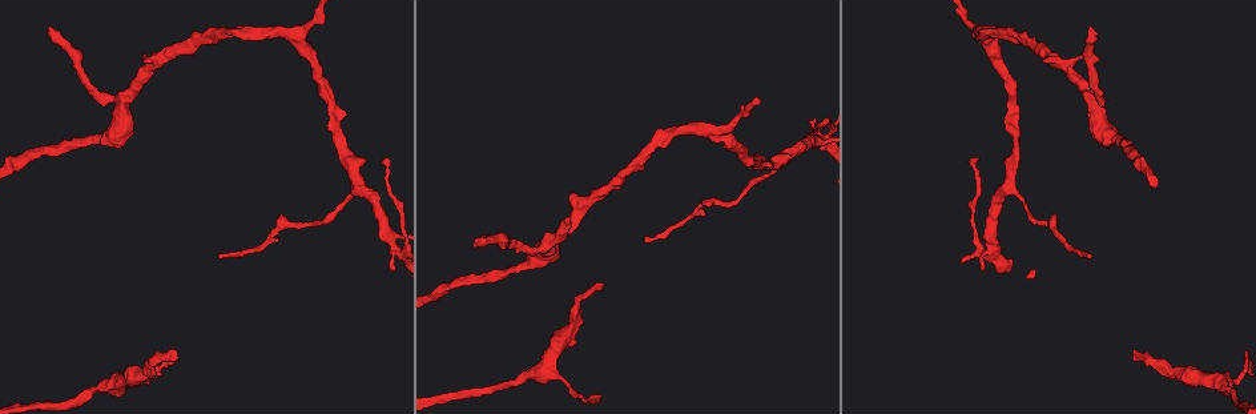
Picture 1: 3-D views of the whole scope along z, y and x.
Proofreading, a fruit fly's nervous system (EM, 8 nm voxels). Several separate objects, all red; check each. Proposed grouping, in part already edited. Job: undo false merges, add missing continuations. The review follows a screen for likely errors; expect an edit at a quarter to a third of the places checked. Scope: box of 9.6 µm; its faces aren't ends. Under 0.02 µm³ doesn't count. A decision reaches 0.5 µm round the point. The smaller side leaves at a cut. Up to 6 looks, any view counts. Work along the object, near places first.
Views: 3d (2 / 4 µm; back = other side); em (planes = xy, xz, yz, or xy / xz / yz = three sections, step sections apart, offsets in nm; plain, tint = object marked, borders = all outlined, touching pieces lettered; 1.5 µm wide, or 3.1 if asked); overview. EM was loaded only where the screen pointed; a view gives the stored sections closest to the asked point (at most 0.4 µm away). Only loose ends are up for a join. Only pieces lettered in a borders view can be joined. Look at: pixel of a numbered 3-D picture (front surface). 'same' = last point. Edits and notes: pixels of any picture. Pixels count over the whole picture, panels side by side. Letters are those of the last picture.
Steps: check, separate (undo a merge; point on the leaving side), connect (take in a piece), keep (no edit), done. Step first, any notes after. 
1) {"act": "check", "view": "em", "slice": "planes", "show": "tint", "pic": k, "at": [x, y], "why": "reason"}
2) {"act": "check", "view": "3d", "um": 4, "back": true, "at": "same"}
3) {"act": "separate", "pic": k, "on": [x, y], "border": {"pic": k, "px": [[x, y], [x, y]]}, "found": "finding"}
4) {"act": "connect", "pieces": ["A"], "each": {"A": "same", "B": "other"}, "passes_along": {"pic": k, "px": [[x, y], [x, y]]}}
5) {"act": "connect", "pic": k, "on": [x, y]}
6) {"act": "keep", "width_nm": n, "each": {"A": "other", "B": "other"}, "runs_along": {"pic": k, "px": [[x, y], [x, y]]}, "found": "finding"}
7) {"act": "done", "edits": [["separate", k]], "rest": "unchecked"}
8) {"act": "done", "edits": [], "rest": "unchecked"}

{"act": "check", "view": "em", "slice": "xz", "step": 4, "show": "borders", "pic": 1, "at": [1091, 28], "why": "branch stops here"}

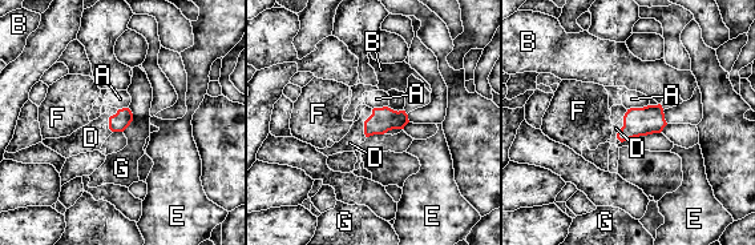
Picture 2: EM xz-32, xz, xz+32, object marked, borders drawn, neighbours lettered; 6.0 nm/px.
{"act": "connect", "pieces": ["D"], "each": {"A": "other", "B": "other", "D": "same", "E": "other", "F": "other", "G": "other"}, "found": "the cell continues"}

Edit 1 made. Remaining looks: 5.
{"act": "check", "view": "3d", "um": 4, "pic": 1, "at": [602, 283], "why": "free end"}

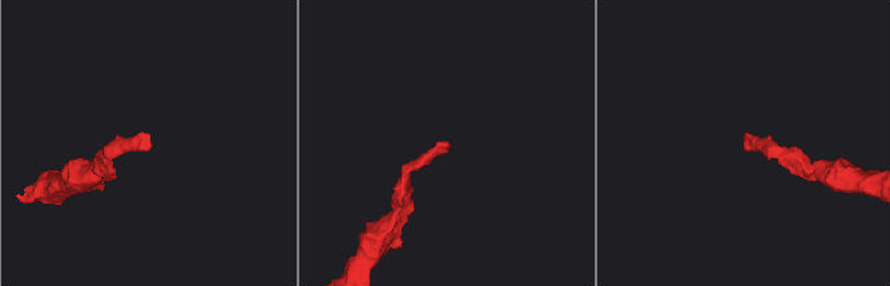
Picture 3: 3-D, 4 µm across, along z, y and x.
{"act": "check", "view": "em", "slice": "yz", "step": 4, "show": "borders", "pic": 3, "at": [744, 134]}

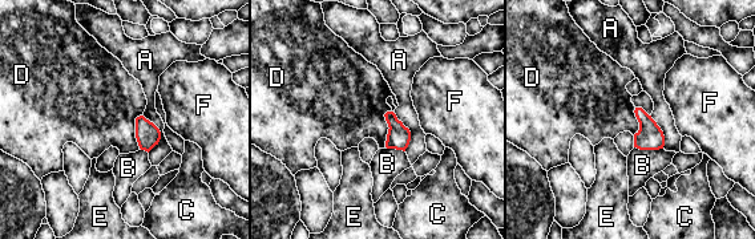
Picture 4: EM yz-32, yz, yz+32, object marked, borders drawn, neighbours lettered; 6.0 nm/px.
{"act": "check", "view": "em", "slice": "planes", "show": "borders", "at": "same", "why": "another direction"}

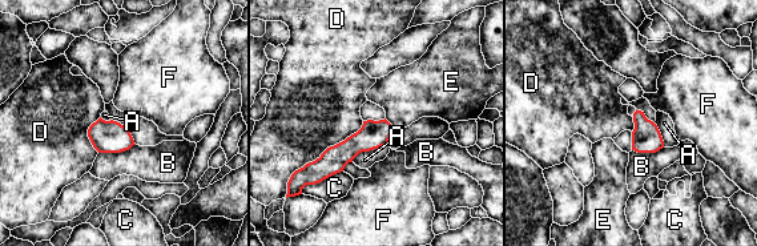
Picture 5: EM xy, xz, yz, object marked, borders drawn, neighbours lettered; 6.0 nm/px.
{"act": "keep", "each": {"A": "other", "B": "other", "C": "other", "D": "other", "E": "other", "F": "other"}, "border": {"pic": 5, "px": [[363, 121], [301, 168]]}, "found": "no lettered piece goes on from it"}

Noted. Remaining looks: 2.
{"act": "check", "view": "3d", "um": 2, "pic": 1, "at": [119, 383], "why": "sudden change in width"}

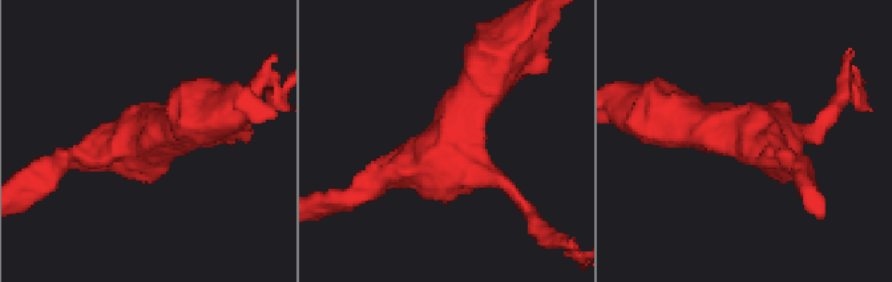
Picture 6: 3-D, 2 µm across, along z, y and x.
{"act": "check", "view": "em", "slice": "planes", "show": "borders", "pic": 6, "at": [753, 131]}

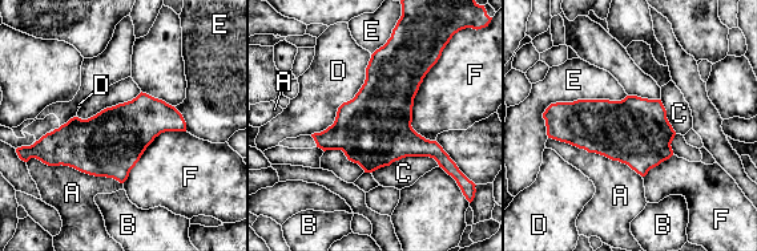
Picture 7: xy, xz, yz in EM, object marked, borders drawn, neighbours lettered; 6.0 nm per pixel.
{"act": "keep", "longest_contact_nm": ["A", 600], "each": {"A": "other", "B": "other", "C": "other", "D": "other", "E": "other", "F": "other"}, "border": {"pic": 7, "px": [[371, 55], [359, 90], [310, 134]]}, "found": "one cell here"}

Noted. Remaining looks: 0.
{"act": "done", "edits": [["connect", 2]], "rest": "unchecked"}

